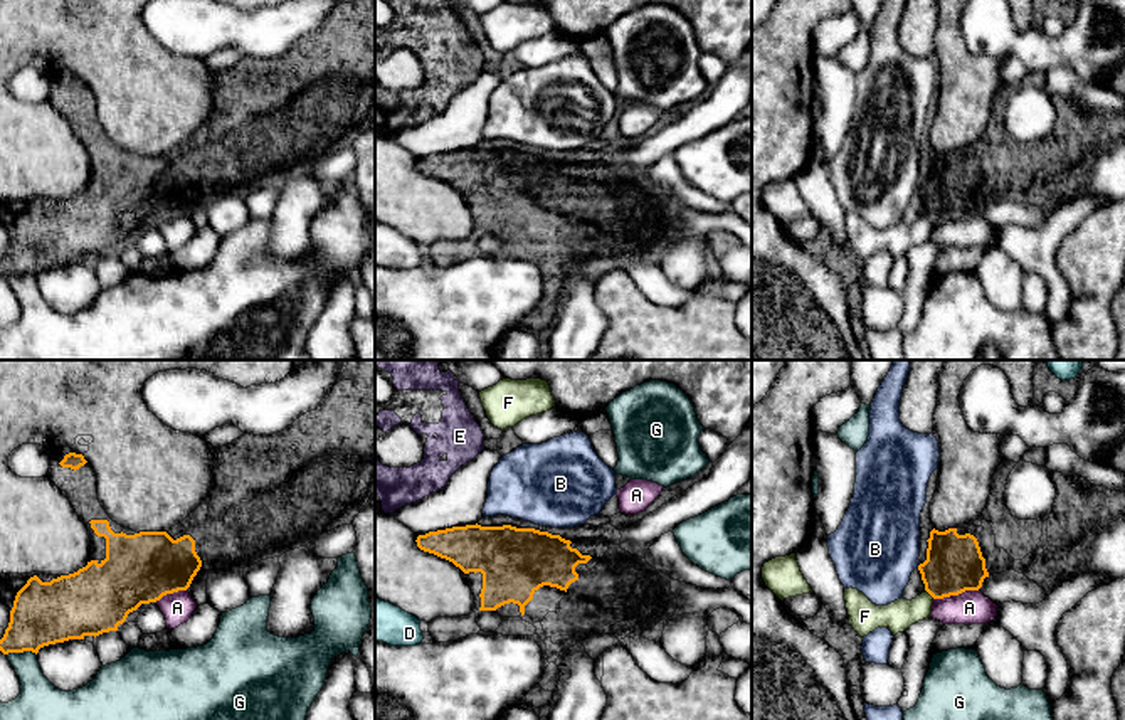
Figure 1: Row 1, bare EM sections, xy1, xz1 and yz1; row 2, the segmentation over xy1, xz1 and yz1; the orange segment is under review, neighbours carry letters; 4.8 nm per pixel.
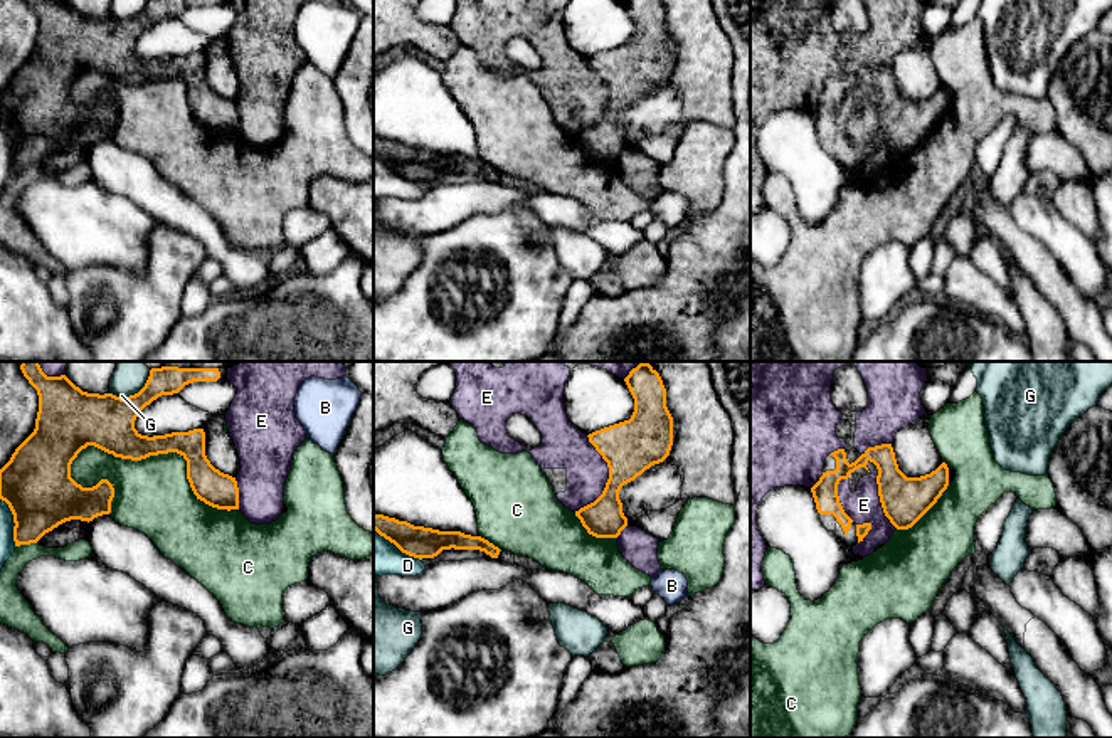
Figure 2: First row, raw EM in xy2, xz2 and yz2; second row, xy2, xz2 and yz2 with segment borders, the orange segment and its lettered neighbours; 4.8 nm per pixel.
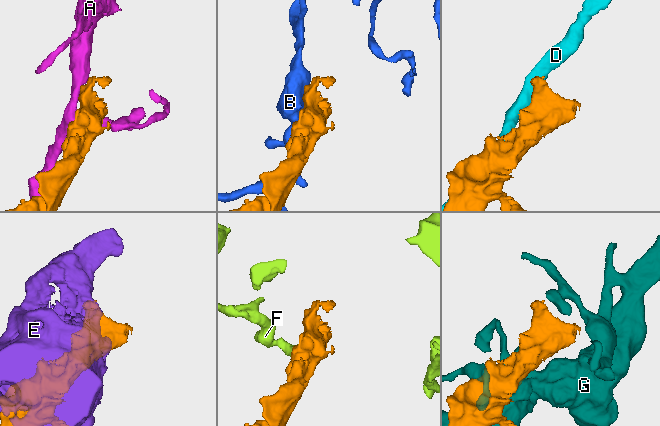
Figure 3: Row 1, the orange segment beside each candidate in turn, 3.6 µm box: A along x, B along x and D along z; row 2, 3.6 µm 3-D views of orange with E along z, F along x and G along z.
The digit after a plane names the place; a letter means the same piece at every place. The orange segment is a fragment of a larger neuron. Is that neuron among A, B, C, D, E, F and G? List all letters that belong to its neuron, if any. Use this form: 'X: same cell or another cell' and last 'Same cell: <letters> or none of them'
A: another cell
B: another cell
C: another cell
D: another cell
E: another cell
F: another cell
G: another cell
Same cell: none of them

